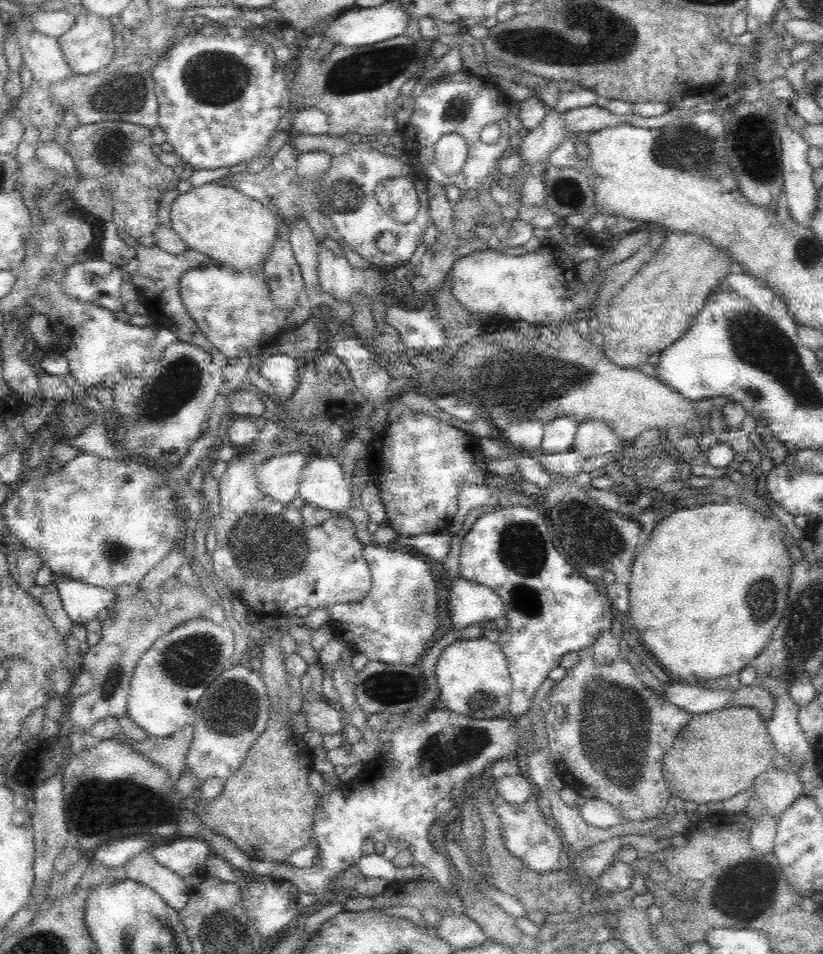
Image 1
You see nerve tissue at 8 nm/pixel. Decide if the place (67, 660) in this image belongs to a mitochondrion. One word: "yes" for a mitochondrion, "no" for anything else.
no

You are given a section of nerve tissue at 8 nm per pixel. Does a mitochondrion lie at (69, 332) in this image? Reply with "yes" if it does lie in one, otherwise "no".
no

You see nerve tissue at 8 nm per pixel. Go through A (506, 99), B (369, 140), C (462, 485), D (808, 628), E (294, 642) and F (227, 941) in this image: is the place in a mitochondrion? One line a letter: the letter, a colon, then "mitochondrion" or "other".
A: other
B: other
C: other
D: mitochondrion
E: other
F: mitochondrion

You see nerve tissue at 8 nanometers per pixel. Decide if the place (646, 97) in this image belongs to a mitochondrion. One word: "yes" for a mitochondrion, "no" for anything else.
no

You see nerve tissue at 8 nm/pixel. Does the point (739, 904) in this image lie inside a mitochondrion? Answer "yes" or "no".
yes

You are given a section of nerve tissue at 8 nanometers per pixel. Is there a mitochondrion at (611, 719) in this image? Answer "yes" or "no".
yes

